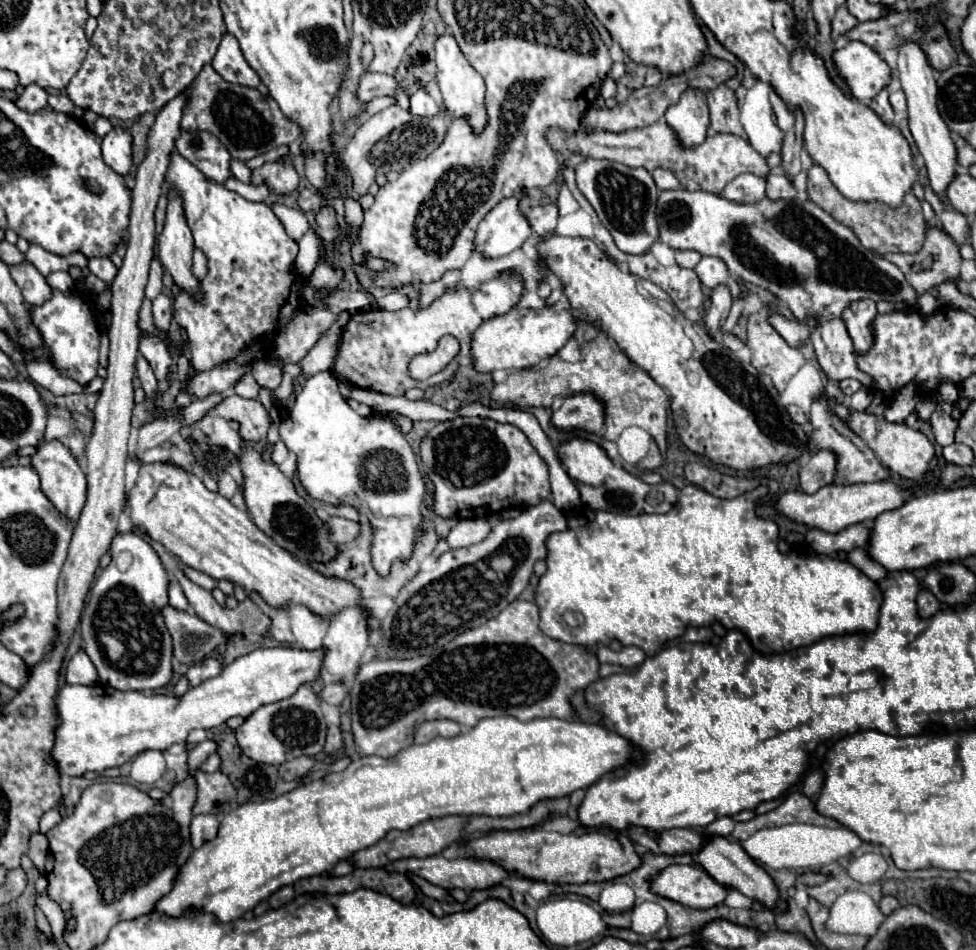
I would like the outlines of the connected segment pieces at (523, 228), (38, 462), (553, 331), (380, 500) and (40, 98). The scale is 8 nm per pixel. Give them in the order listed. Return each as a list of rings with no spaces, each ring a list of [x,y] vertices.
[[[519,198],[501,200],[479,224],[475,236],[475,252],[495,260],[517,248],[531,236],[531,226],[519,210]]]
[[[43,440],[37,444],[37,452],[31,456],[31,466],[41,478],[41,490],[43,494],[55,504],[55,508],[65,514],[69,520],[79,520],[81,508],[85,504],[85,474],[75,462],[73,454],[69,452],[67,446],[63,446],[59,440]]]
[[[543,306],[537,310],[531,308],[513,308],[505,316],[487,320],[473,334],[473,366],[477,372],[493,370],[525,370],[539,364],[543,358],[555,356],[575,334],[577,316],[571,310],[557,312],[553,306]]]
[[[317,372],[303,384],[303,390],[297,394],[293,408],[285,408],[285,416],[279,424],[279,434],[285,446],[297,456],[299,482],[313,500],[321,500],[333,506],[351,504],[359,516],[367,516],[373,536],[371,562],[379,576],[387,576],[393,562],[405,562],[411,558],[415,546],[415,530],[425,520],[423,508],[427,486],[423,474],[419,472],[417,456],[411,444],[405,440],[397,424],[393,424],[393,420],[386,420],[377,414],[370,418],[357,414],[339,394],[337,378],[331,372]]]
[[[29,84],[23,94],[15,100],[15,104],[25,112],[37,112],[47,106],[47,92],[37,84]]]

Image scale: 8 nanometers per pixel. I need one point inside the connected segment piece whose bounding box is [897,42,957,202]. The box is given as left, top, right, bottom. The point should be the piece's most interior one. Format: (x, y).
(933, 138)

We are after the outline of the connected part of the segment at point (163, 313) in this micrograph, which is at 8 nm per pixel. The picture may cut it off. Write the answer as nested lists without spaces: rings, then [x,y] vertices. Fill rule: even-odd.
[[[159,294],[153,300],[153,318],[155,318],[155,326],[161,332],[169,332],[169,324],[173,318],[173,310],[171,310],[171,300],[165,294]]]

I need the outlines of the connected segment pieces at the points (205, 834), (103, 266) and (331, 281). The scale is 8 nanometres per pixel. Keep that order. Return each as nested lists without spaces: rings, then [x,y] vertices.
[[[199,814],[191,820],[191,844],[193,848],[201,848],[207,840],[217,836],[219,820],[215,814]]]
[[[93,258],[93,260],[89,260],[89,270],[91,270],[97,278],[105,280],[107,284],[111,284],[113,278],[117,276],[117,268],[113,266],[113,262],[111,262],[109,258]]]
[[[319,262],[319,266],[313,270],[309,284],[313,286],[315,294],[319,294],[321,290],[335,290],[337,284],[343,280],[343,272],[331,268],[327,262]]]

